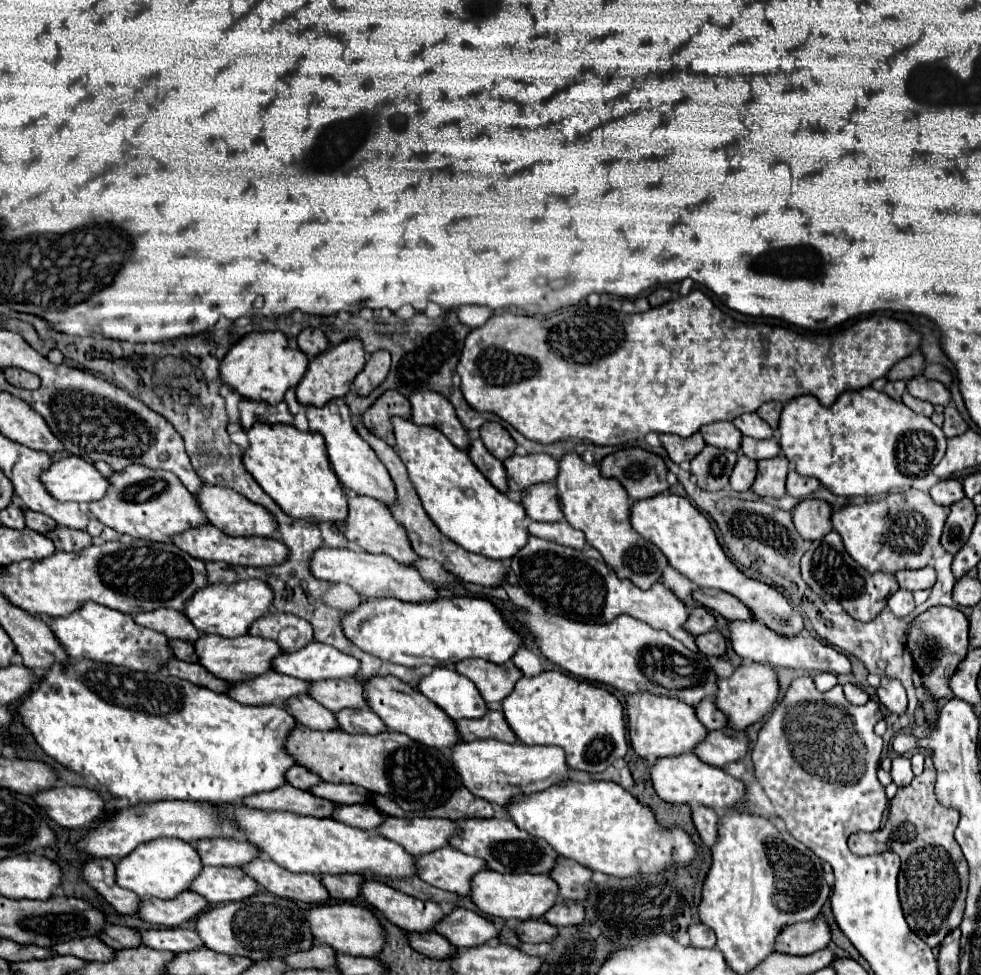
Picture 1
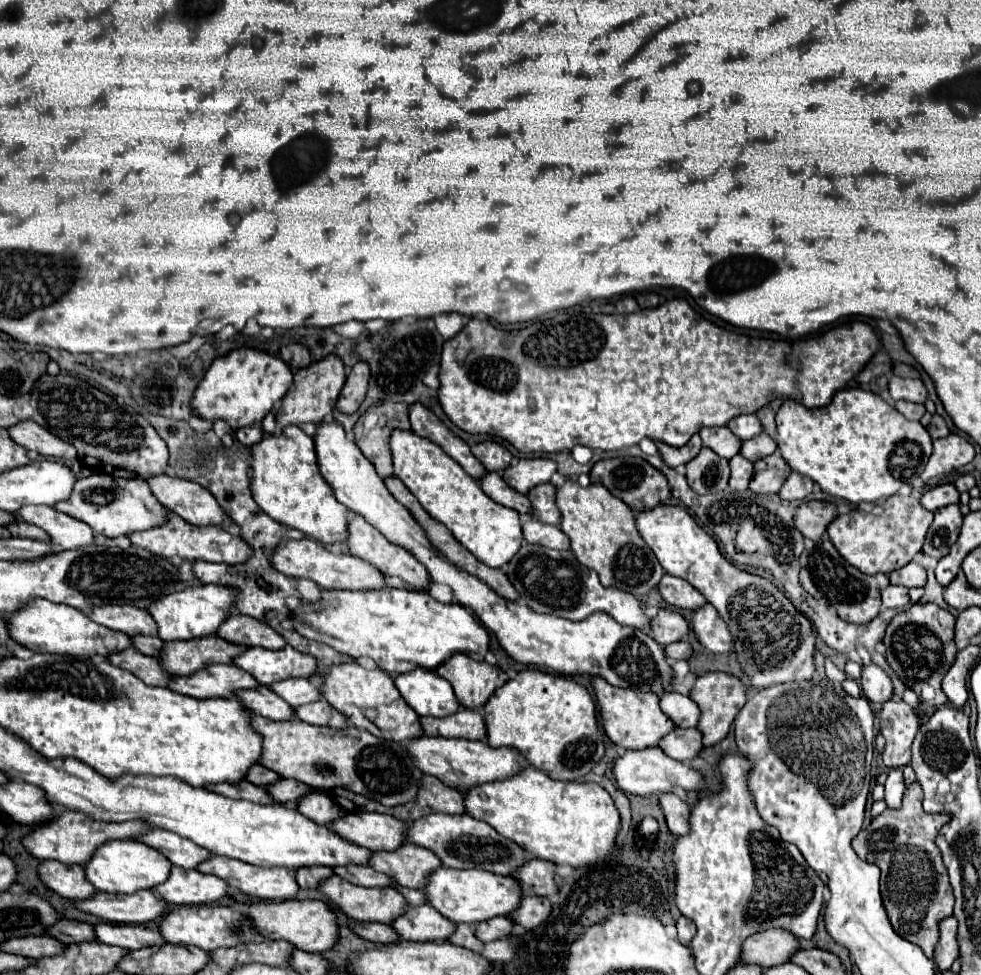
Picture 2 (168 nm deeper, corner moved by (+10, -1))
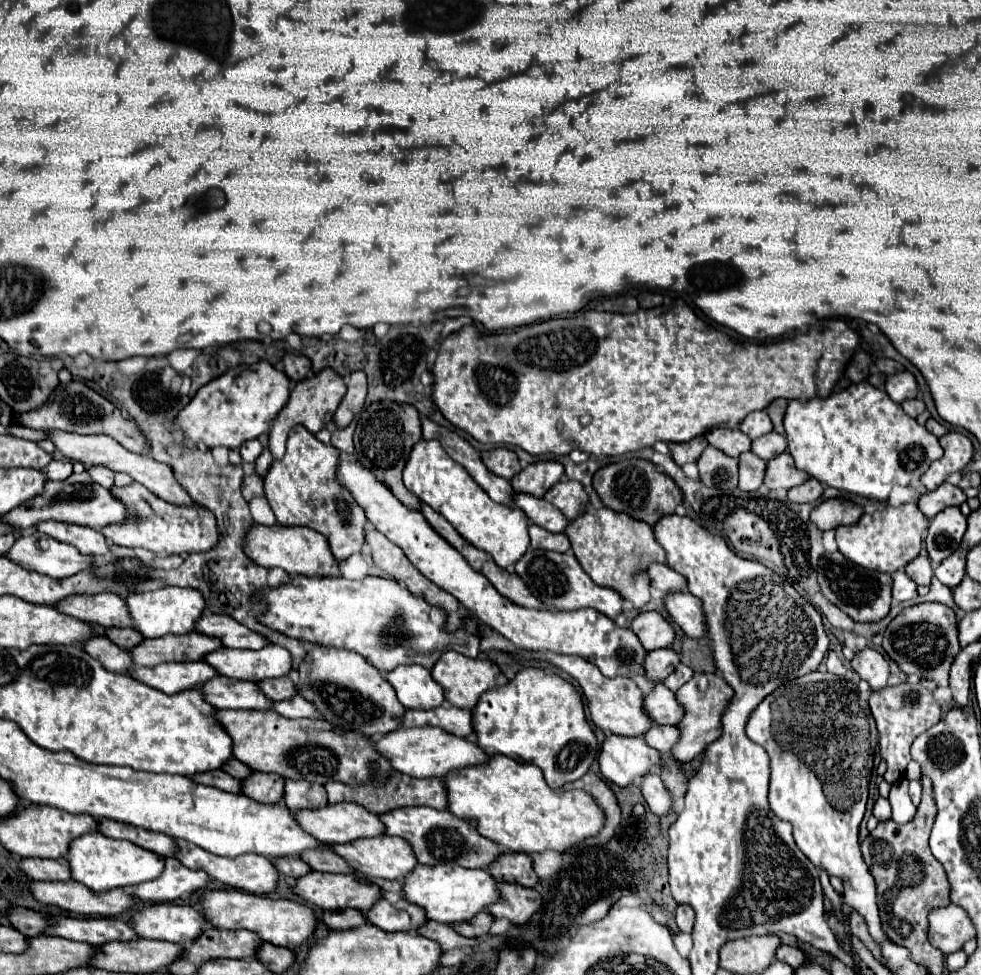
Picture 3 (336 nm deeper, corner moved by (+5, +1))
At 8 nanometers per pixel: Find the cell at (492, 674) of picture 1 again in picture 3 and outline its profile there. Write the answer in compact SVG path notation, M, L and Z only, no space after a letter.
M445 651L441 655L441 659L435 663L435 667L431 669L433 679L445 689L445 699L461 709L473 709L481 697L481 693L485 693L487 689L493 689L497 685L507 683L507 677L501 673L501 669L489 661L489 659L471 659L465 655L459 655L457 651Z

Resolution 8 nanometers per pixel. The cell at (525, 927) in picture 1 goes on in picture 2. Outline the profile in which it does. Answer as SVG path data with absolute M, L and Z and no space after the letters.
M494 917L490 921L482 921L478 925L474 925L474 935L482 941L482 943L488 943L488 941L496 941L496 939L502 939L506 935L510 935L510 929L512 929L512 921L510 917Z

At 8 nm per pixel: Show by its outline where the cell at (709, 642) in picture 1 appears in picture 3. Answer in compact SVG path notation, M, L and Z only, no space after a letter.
M655 649L645 659L645 671L649 681L663 681L677 665L681 663L681 655L673 649Z

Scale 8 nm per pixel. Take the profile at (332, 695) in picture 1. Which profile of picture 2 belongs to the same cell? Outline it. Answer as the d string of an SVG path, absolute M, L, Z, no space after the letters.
M286 679L286 681L278 681L272 683L270 689L282 697L288 705L296 707L296 705L306 705L310 701L318 701L322 699L320 695L320 687L312 685L308 679Z

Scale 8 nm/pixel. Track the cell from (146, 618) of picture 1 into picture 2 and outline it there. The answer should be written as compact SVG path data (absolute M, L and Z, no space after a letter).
M132 605L92 607L88 617L112 631L126 635L154 635L154 621L150 621L150 615Z

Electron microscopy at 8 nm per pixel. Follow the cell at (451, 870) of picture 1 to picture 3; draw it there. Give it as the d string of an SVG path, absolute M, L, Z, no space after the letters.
M389 835L357 839L353 843L335 845L333 849L365 877L403 881L405 875L409 875L419 863L403 839Z

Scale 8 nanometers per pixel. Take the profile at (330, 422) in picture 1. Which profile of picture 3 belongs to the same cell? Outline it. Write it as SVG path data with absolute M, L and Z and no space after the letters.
M341 461L337 467L337 481L351 491L355 503L365 511L369 523L381 531L391 543L399 545L409 561L435 585L451 593L465 609L473 611L481 623L491 625L505 639L509 639L517 649L523 651L553 651L561 655L579 655L591 663L595 663L605 677L643 677L643 659L649 651L639 643L639 637L631 629L617 627L613 619L599 611L583 609L583 611L547 611L547 609L525 609L511 603L507 597L499 595L495 587L491 587L485 575L479 575L469 567L469 563L455 551L441 535L433 531L433 527L425 521L421 511L411 511L403 507L395 495L391 495L385 483L379 483L367 467L355 461Z

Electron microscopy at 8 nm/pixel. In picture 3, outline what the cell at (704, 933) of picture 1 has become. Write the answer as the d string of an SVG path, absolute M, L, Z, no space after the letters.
M679 905L677 907L677 925L683 933L691 933L695 923L695 911L689 905Z

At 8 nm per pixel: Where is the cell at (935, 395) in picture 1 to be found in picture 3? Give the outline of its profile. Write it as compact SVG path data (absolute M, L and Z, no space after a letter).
M909 371L891 375L891 377L887 379L887 383L885 383L885 389L887 389L889 397L891 397L895 403L903 403L905 399L913 399L913 397L917 397L917 393L919 393L917 381L915 381L913 373L909 373Z

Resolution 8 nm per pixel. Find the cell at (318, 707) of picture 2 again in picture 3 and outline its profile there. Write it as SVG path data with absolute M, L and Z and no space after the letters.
M293 697L287 701L279 701L273 705L273 709L283 717L317 717L315 705L307 703L303 697Z

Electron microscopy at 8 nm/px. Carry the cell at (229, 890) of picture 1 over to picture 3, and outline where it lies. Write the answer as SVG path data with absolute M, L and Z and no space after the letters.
M165 859L165 871L155 881L141 883L133 889L135 897L153 903L171 903L177 899L185 899L191 893L205 889L211 877L203 875L203 871L191 871L179 863L179 859Z

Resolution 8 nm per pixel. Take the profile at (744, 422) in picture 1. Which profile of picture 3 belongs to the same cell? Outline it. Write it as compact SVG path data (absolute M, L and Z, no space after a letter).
M755 411L755 413L749 413L749 415L741 421L739 429L741 429L743 433L747 433L751 439L757 439L757 437L773 431L773 425L771 425L771 419L769 419L767 411Z

